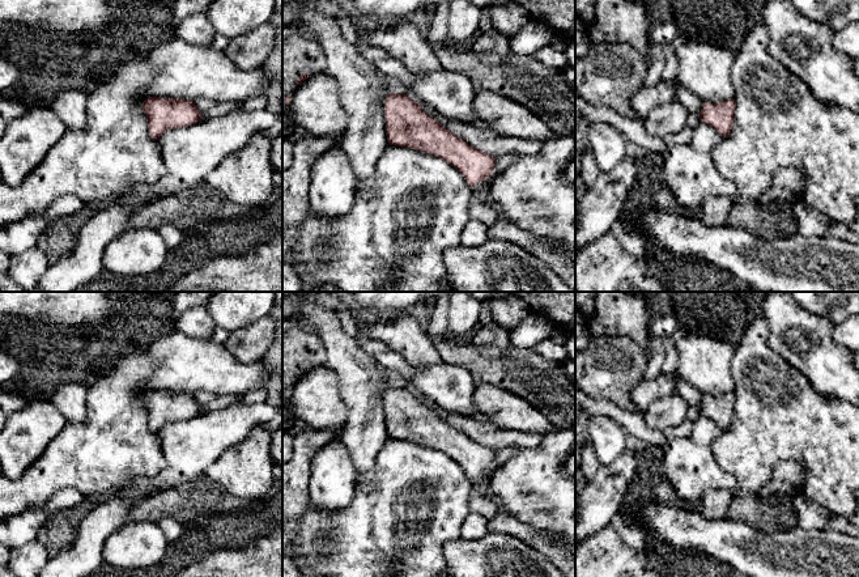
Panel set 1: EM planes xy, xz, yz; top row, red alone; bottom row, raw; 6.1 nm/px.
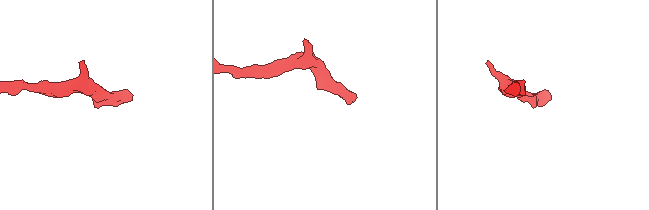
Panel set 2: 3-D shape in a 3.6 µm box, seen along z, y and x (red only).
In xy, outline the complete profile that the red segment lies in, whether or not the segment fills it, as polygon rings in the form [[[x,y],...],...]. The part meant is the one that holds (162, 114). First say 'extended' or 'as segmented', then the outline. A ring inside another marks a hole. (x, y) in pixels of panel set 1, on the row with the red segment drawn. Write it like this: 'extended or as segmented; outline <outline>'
as segmented; outline [[[149,97],[140,107],[146,114],[148,132],[154,140],[167,130],[188,127],[201,119],[195,102],[182,98]]]

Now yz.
as segmented; outline [[[733,98],[718,103],[702,102],[698,118],[726,137],[732,128],[735,109]]]

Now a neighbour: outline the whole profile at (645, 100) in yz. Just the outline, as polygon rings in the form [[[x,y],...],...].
[[[676,79],[671,81],[662,80],[654,86],[641,88],[632,98],[632,107],[637,119],[643,122],[654,107],[675,99],[676,82]]]

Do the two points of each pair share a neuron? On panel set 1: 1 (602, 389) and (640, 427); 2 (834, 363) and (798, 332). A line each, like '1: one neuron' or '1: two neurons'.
1: two neurons
2: one neuron

